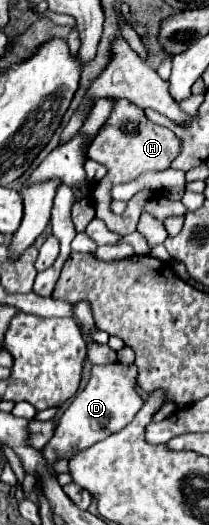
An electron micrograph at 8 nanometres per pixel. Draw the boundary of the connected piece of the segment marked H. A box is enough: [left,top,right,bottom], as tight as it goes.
[88,99,180,235]

